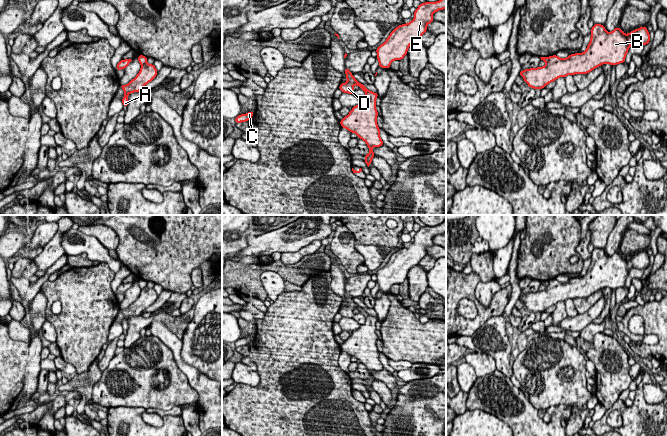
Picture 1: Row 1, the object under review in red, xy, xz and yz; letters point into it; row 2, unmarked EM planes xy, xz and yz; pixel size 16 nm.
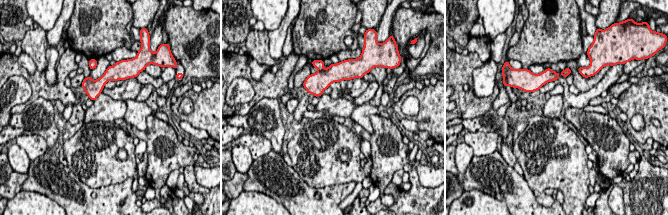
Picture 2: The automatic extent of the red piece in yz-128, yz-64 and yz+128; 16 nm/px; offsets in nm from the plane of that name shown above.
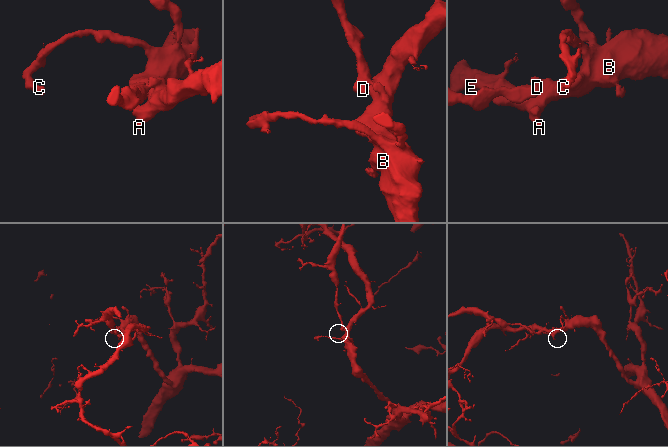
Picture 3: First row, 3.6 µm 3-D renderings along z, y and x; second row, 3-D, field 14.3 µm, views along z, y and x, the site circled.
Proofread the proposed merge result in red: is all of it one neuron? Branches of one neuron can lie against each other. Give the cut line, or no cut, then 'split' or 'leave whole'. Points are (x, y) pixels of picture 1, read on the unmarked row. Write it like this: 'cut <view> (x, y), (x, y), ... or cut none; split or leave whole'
cut xy (145, 286), (141, 289); split

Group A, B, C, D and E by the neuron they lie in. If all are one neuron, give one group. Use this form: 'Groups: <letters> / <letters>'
Groups: A B C E / D

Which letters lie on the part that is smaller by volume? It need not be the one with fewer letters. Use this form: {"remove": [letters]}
{"remove": ["D"]}

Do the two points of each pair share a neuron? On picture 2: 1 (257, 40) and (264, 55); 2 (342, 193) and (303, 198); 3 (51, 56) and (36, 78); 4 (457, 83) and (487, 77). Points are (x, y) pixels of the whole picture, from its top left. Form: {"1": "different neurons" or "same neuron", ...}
{"1": "same neuron", "2": "same neuron", "3": "different neurons", "4": "different neurons"}

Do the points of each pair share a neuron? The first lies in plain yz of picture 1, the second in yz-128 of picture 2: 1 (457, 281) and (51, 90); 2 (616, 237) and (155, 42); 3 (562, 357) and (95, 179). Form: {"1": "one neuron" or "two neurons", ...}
{"1": "one neuron", "2": "one neuron", "3": "one neuron"}

